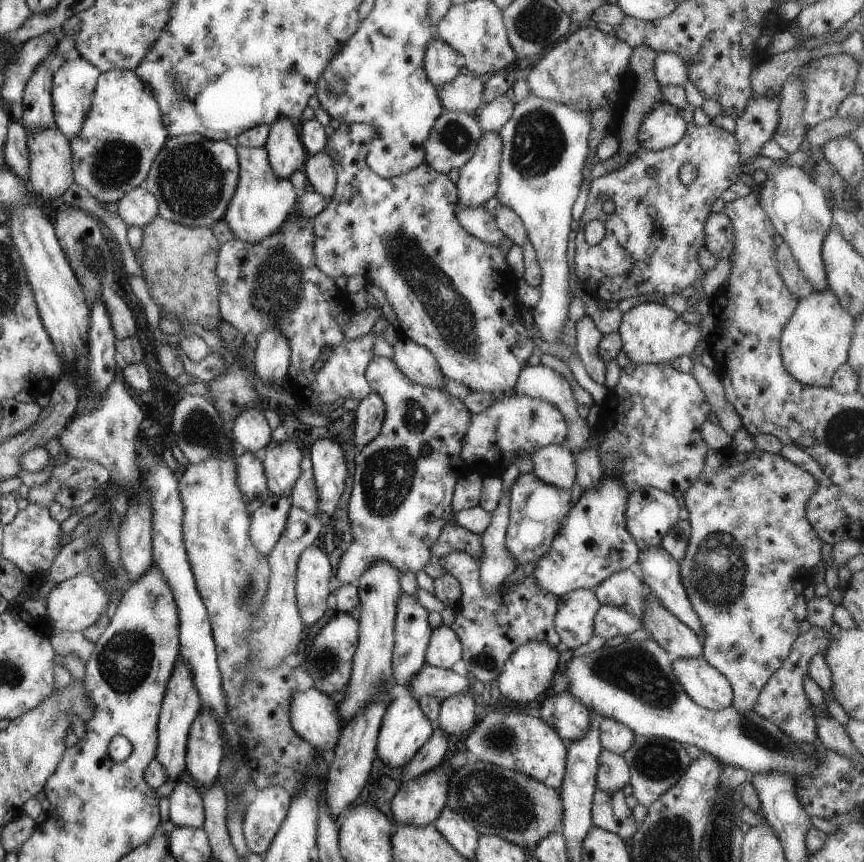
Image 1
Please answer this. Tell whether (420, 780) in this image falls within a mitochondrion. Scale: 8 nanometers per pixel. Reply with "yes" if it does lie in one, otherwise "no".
no

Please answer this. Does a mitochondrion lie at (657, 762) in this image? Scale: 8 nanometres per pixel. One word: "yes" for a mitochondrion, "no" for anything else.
yes

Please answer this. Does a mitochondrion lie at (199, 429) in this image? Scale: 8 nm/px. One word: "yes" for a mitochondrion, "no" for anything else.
yes

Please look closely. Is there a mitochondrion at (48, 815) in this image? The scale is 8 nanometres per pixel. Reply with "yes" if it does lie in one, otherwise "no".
no

